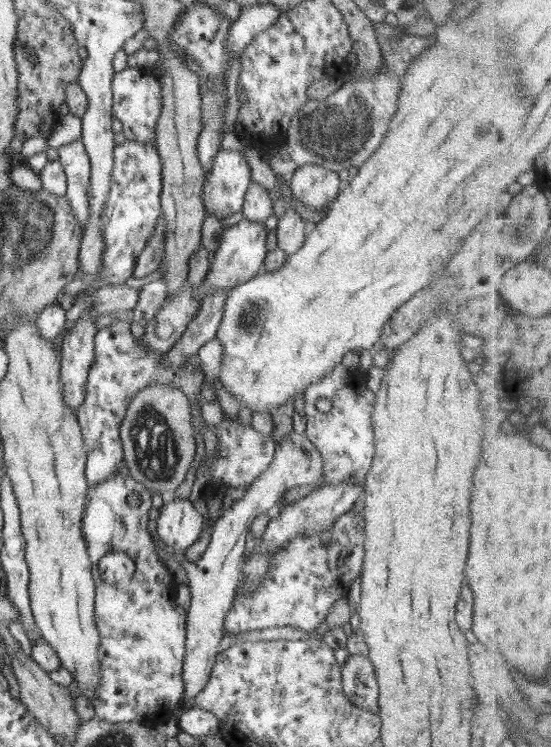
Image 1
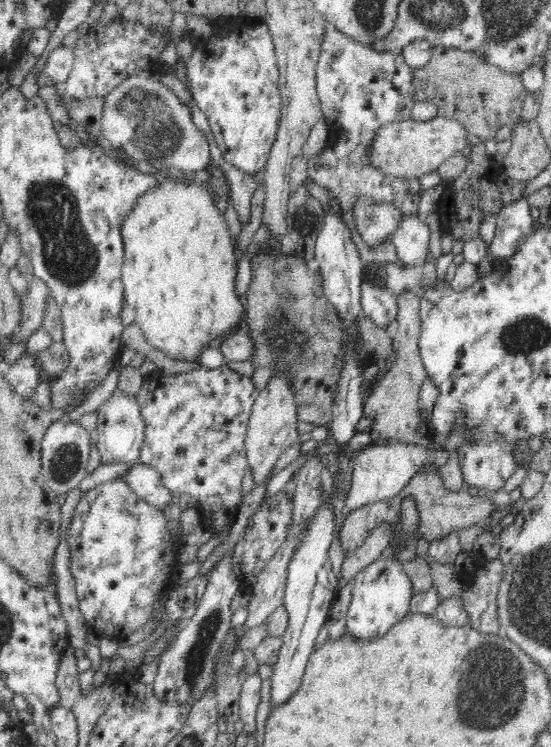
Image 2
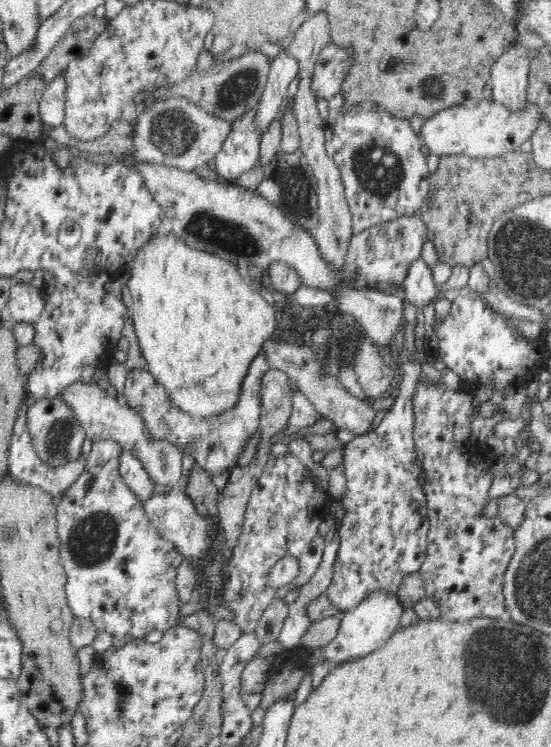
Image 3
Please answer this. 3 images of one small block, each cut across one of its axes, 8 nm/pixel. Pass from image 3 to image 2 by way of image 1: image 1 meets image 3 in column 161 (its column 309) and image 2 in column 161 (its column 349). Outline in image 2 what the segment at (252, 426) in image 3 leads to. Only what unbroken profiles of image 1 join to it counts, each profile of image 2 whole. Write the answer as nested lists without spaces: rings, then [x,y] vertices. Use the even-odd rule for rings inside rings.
[[[224,362],[219,368],[214,368],[214,370],[201,366],[195,370],[186,372],[186,374],[177,373],[172,376],[165,376],[160,372],[157,372],[155,375],[145,377],[140,390],[134,395],[136,402],[140,405],[142,420],[145,424],[144,442],[142,443],[142,448],[140,450],[139,460],[156,469],[162,484],[170,490],[170,493],[172,493],[173,500],[178,496],[178,492],[186,492],[186,494],[194,496],[201,512],[201,519],[209,525],[213,536],[220,536],[222,532],[229,534],[228,530],[230,530],[234,519],[237,516],[239,504],[242,502],[242,478],[244,478],[244,473],[249,467],[248,461],[246,461],[244,438],[246,438],[246,430],[248,428],[249,414],[251,413],[252,405],[260,391],[261,390],[254,385],[254,381],[252,381],[251,377],[231,370],[226,362]]]

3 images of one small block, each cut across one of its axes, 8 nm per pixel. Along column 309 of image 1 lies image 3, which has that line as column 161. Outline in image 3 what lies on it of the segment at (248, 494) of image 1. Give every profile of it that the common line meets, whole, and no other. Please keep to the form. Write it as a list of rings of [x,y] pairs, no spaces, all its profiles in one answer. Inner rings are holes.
[[[72,383],[61,392],[68,406],[73,410],[76,420],[85,430],[85,436],[91,442],[100,439],[110,439],[120,443],[125,450],[129,450],[146,469],[153,483],[177,488],[182,472],[182,450],[168,440],[152,439],[146,431],[144,419],[136,414],[132,407],[120,404],[117,399],[99,388],[97,383]]]

